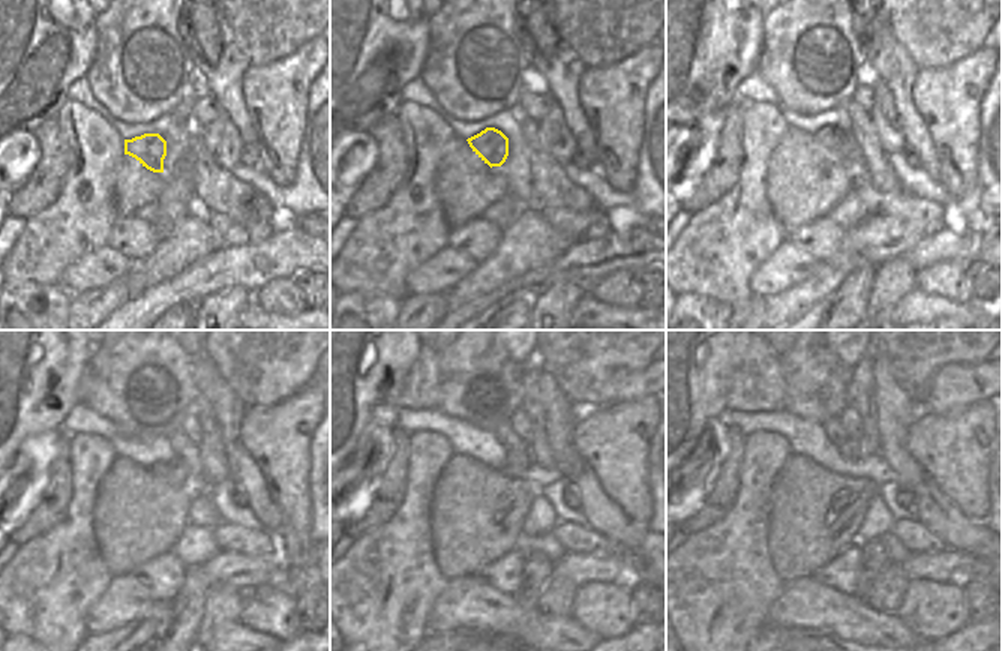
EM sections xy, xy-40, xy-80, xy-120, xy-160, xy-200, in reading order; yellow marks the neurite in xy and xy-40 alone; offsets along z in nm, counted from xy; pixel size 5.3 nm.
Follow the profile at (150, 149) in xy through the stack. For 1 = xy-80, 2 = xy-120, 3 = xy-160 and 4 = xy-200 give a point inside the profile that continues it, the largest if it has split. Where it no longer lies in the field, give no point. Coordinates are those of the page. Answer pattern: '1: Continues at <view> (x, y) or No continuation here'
1: Continues at xy-80 (842, 141)
2: Continues at xy-120 (174, 471)
3: Continues at xy-160 (515, 461)
4: Continues at xy-200 (849, 449).

